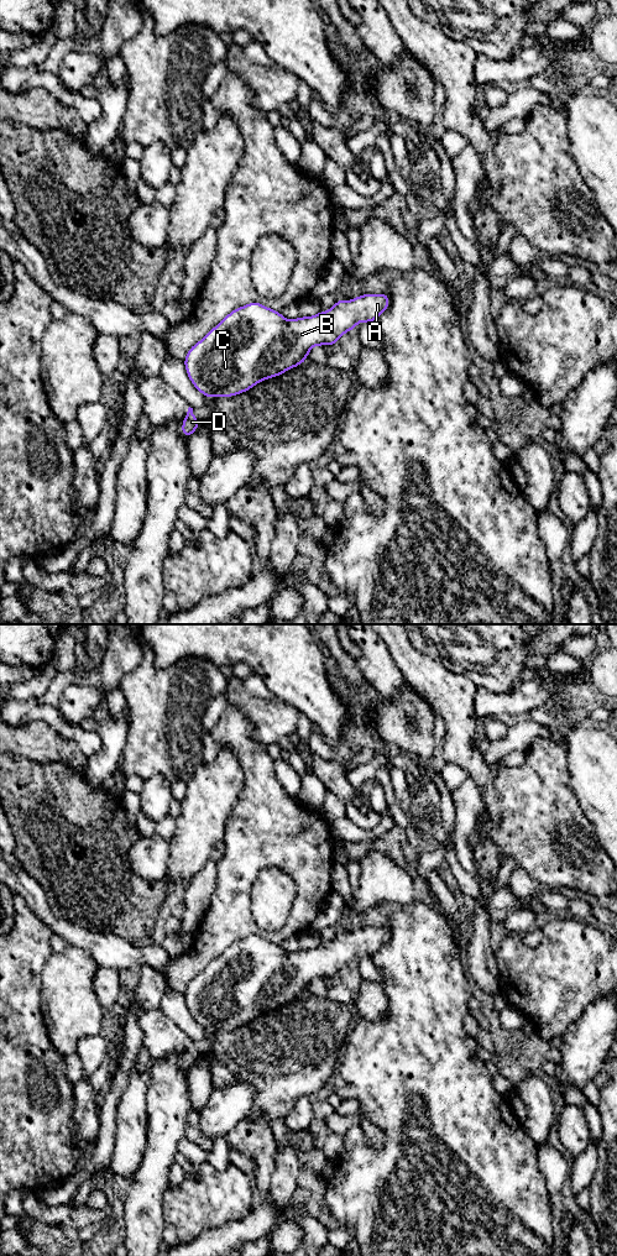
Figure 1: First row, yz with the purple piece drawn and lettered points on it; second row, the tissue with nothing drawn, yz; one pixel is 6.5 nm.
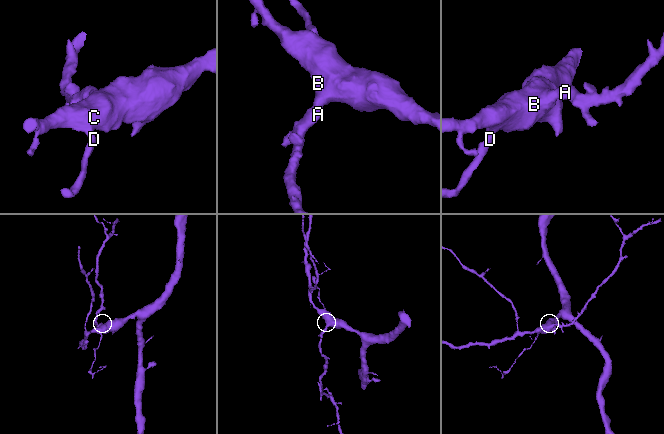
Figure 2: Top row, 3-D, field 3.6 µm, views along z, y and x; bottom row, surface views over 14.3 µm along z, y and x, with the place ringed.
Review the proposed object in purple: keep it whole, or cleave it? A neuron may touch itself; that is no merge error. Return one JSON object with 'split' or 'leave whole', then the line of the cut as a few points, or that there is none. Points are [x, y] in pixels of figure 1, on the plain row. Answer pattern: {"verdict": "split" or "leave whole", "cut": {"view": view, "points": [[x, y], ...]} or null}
{"verdict": "leave whole", "cut": null}

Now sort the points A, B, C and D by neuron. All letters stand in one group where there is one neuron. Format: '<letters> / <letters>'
A B C D

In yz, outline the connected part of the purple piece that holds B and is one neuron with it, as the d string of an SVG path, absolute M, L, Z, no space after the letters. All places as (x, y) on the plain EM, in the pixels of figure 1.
M387 926L361 927L354 933L339 932L326 944L287 953L279 944L251 935L230 944L187 985L184 1000L192 1017L206 1031L234 1030L250 1024L261 1014L281 1009L305 993L315 978L334 979L360 954L372 957L389 941Z

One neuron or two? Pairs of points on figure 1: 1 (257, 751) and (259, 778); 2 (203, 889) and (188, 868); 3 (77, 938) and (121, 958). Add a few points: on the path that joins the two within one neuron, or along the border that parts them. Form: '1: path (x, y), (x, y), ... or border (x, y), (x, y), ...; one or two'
1: path (257, 757), (259, 772); one
2: border (210, 856), (203, 868), (183, 888); two
3: path (88, 940), (98, 941), (110, 951); one

